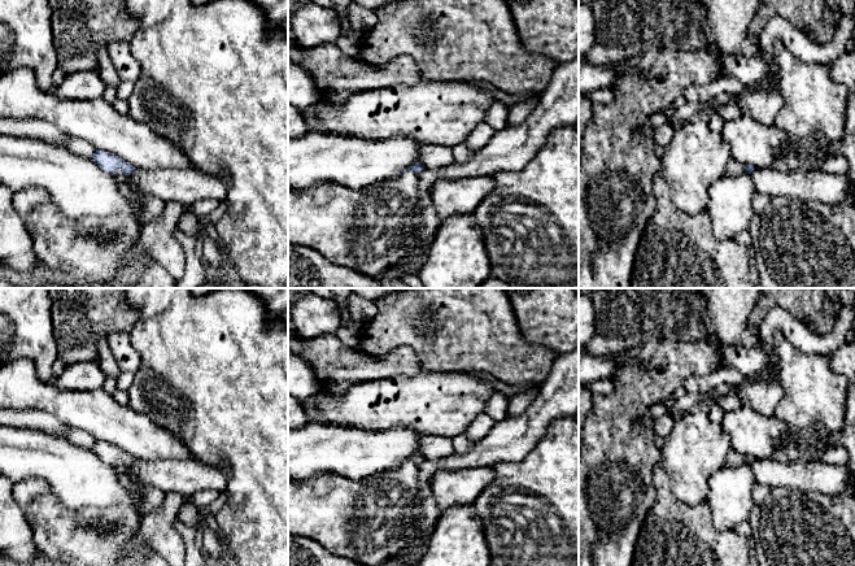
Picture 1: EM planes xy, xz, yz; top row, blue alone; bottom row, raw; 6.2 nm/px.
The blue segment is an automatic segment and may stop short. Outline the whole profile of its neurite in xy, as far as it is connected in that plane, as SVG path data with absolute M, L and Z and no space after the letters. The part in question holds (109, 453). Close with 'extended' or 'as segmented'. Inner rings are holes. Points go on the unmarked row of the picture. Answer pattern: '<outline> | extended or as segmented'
M96 440L90 450L92 450L100 460L109 465L119 462L128 467L136 461L132 456L125 453L122 449L100 440Z | as segmented

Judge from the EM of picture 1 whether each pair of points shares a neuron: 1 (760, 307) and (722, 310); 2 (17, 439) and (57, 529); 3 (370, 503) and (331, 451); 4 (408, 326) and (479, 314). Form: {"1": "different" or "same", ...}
{"1": "different", "2": "different", "3": "different", "4": "same"}

